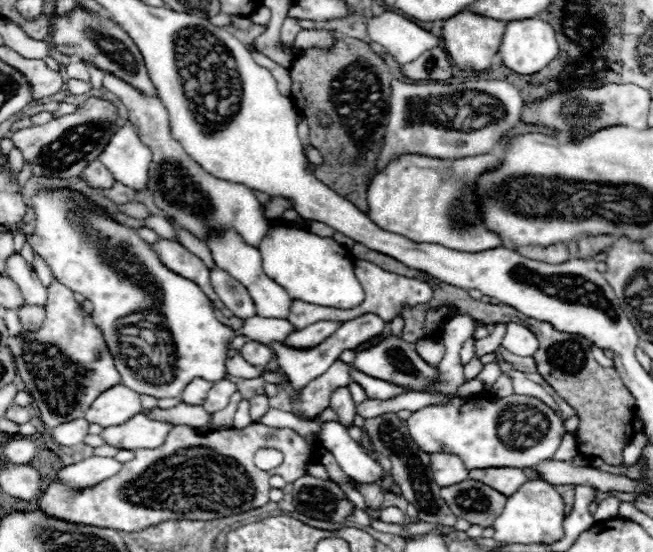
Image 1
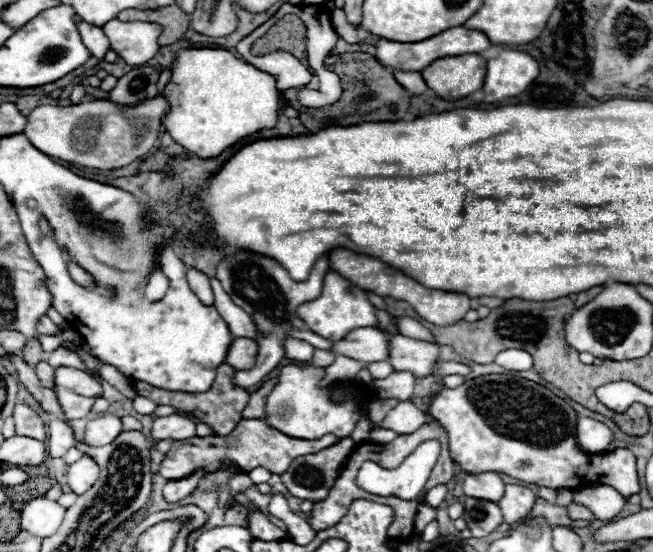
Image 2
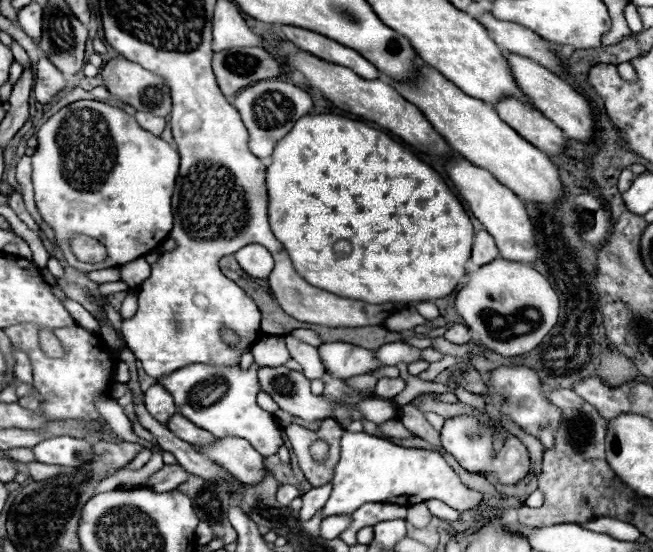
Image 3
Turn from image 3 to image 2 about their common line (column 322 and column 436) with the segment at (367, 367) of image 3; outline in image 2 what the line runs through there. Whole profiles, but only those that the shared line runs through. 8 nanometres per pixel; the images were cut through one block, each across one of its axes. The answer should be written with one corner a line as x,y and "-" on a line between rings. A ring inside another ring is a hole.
408,336
390,338
390,358
388,362
394,370
412,372
416,378
426,378
432,374
434,364
440,358
440,346

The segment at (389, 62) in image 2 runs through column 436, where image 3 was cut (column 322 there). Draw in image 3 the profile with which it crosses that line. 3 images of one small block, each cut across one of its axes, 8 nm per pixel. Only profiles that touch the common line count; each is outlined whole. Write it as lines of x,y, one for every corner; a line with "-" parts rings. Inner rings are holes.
282,26
280,28
284,32
284,36
294,42
298,48
326,60
326,62
332,62
332,64
338,64
338,66
346,66
350,70
354,70
358,76
364,76
368,80
374,80
378,78
378,72
376,68
366,62
356,50
352,48
346,48
318,32
312,32
312,30
306,30
306,28
298,28
298,26

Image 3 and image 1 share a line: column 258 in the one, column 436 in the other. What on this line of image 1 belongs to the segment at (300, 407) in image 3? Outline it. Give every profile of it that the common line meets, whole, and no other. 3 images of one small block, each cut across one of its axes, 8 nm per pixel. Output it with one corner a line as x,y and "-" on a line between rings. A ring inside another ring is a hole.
388,336
388,338
380,340
376,346
356,352
356,360
354,360
352,366
356,370
372,376
372,378
392,382
392,384
402,386
404,390
412,390
412,392
422,392
422,390
434,386
434,382
438,380
438,370
434,366
426,364
418,356
418,352
414,350
414,344
408,344
408,342
404,342
402,338
396,338
396,336

